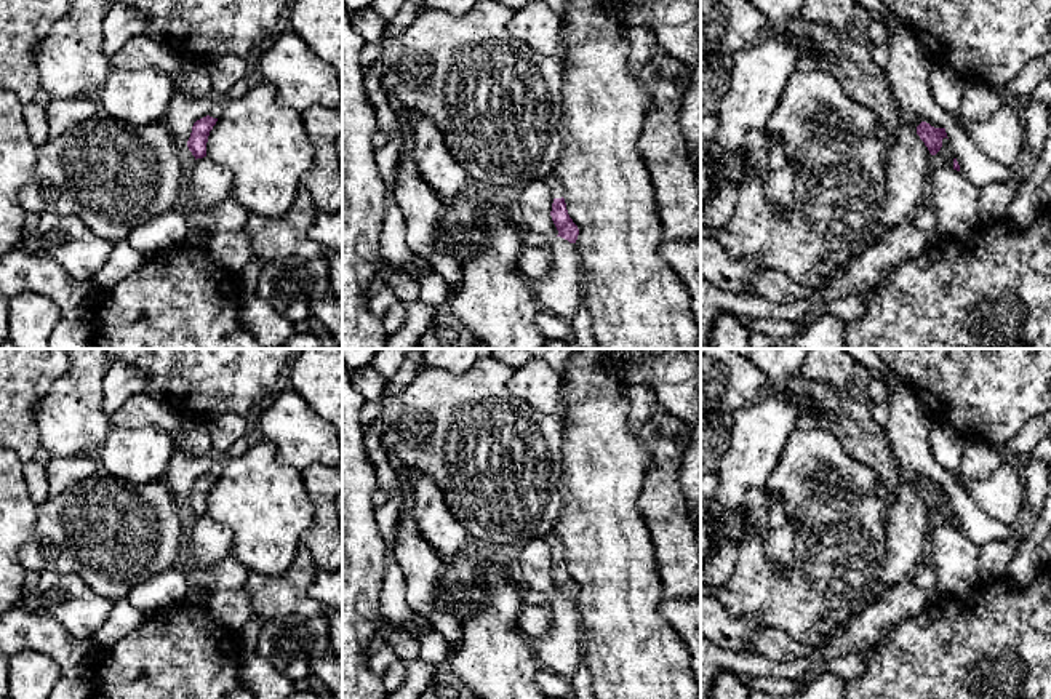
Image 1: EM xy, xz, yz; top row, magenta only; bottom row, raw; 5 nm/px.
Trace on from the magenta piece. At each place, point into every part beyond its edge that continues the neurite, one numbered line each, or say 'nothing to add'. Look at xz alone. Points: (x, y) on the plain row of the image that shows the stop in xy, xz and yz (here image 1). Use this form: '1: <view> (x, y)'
1: xz (551, 538)

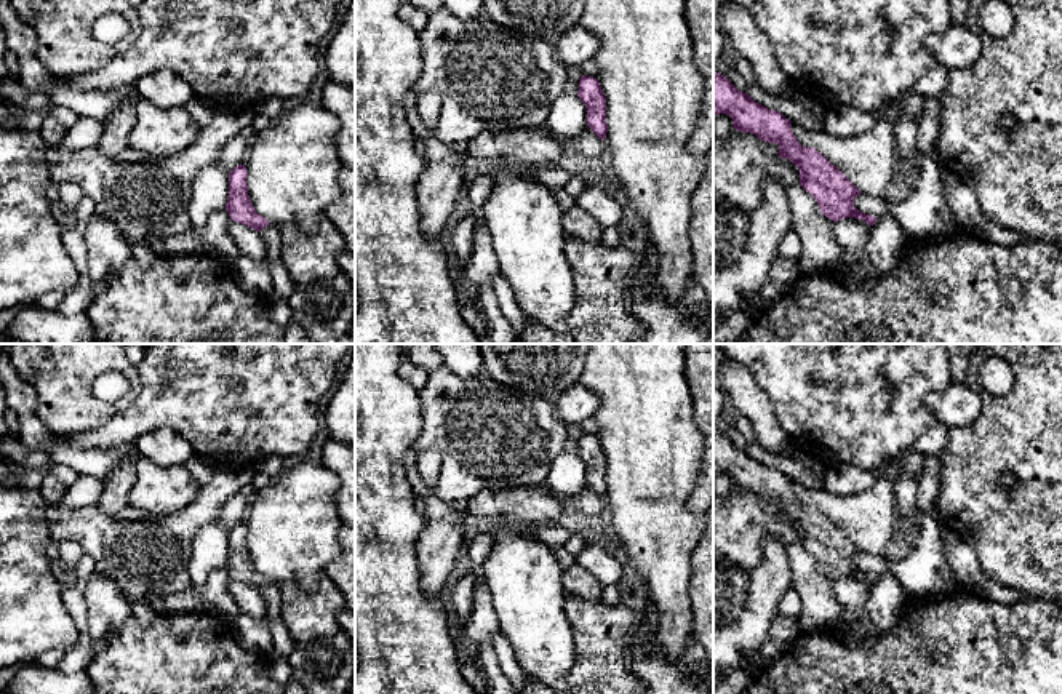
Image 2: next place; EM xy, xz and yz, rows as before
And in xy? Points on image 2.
nothing to add

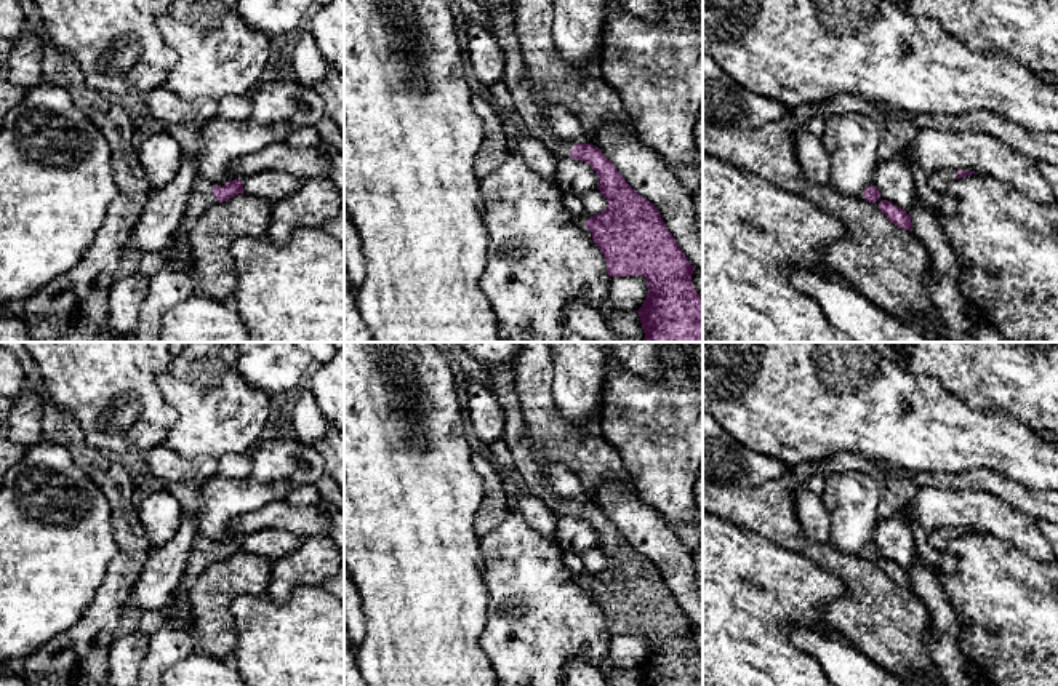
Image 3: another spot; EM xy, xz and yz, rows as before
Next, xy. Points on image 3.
1: xy (202, 557)

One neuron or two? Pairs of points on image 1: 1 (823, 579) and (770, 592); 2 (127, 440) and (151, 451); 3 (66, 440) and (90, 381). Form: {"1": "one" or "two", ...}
{"1": "one", "2": "one", "3": "one"}

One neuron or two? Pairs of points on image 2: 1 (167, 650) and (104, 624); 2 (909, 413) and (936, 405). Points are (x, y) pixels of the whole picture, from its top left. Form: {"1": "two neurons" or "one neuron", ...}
{"1": "two neurons", "2": "two neurons"}

